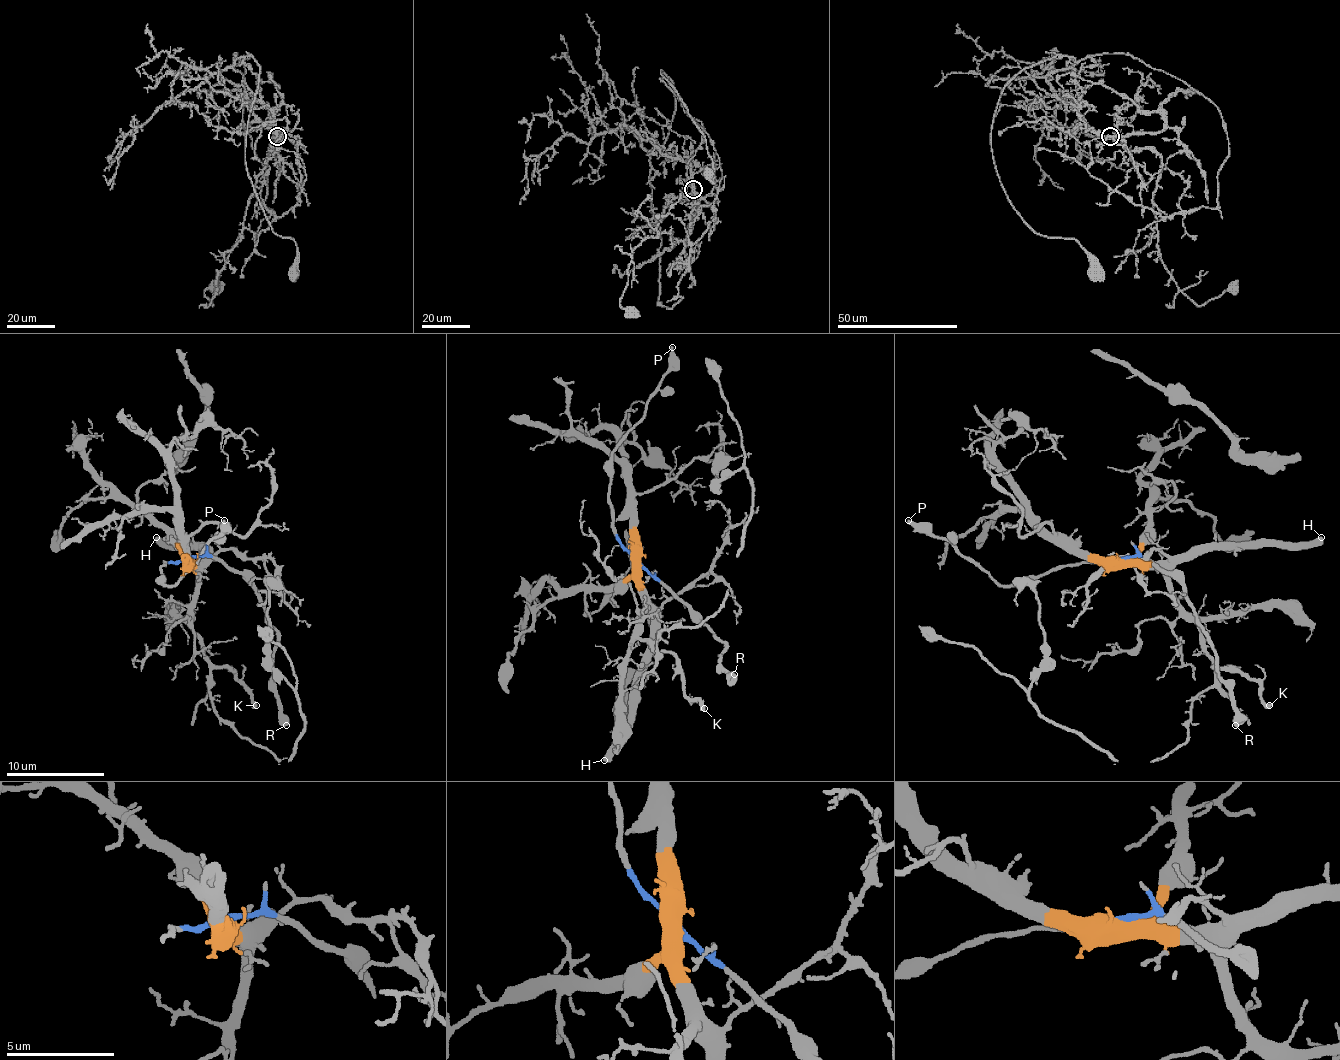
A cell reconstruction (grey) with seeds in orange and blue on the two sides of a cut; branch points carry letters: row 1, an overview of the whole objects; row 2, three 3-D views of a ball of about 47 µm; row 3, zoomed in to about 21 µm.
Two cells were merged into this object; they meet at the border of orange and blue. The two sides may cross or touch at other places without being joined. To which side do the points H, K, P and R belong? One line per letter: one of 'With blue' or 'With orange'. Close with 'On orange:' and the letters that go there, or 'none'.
H: With orange
K: With orange
P: With blue
R: With blue
On orange: H, K

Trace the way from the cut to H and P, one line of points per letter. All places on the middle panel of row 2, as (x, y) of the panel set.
H: (636, 559), (636, 582), (648, 616), (651, 643), (646, 653), (646, 670), (639, 680), (631, 729), (604, 761)
P: (636, 559), (616, 535), (609, 501), (609, 464), (614, 447), (643, 415), (648, 398), (658, 388), (673, 346)

